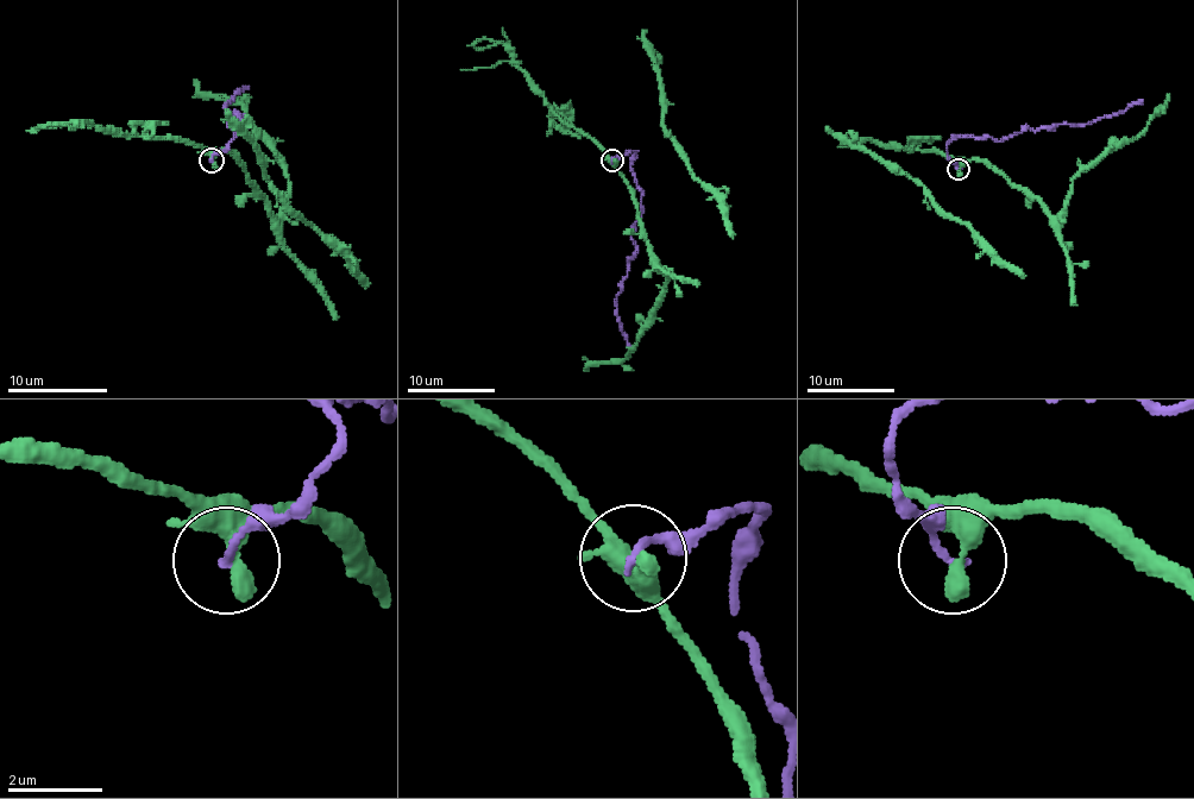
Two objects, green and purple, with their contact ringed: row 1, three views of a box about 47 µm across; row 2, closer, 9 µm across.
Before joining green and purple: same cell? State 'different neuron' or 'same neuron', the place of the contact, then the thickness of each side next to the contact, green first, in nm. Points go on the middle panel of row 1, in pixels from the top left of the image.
different neuron; at (613, 159); 460 nm thick on the green side, 160 nm on the other

